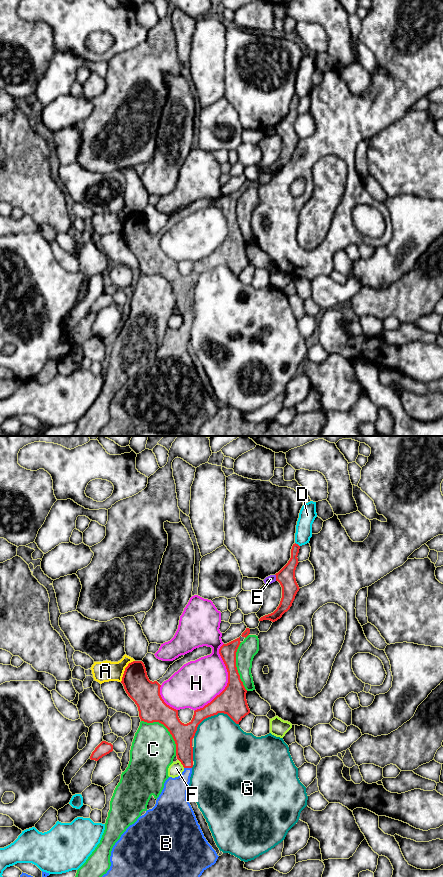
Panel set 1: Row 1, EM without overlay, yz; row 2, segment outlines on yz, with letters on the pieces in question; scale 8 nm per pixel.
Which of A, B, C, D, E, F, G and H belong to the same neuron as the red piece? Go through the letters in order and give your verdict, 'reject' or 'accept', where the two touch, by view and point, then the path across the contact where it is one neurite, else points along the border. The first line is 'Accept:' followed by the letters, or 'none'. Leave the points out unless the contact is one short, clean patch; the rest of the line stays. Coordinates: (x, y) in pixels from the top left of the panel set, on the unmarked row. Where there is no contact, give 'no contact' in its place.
Accept: B
A: reject; contact yz (125, 222)
B: accept; contact yz (188, 319); way yz (183, 289), (184, 306), (188, 319), (174, 346)
C: reject; contact yz (167, 280)
D: reject; contact yz (297, 96)
E: reject; contact yz (276, 129)
F: reject; contact yz (181, 315)
G: reject; contact yz (212, 267)
H: reject; contact yz (228, 233)

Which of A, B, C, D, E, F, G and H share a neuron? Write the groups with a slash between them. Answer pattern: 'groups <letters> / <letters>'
groups A / B / C / D / E / F / G / H

